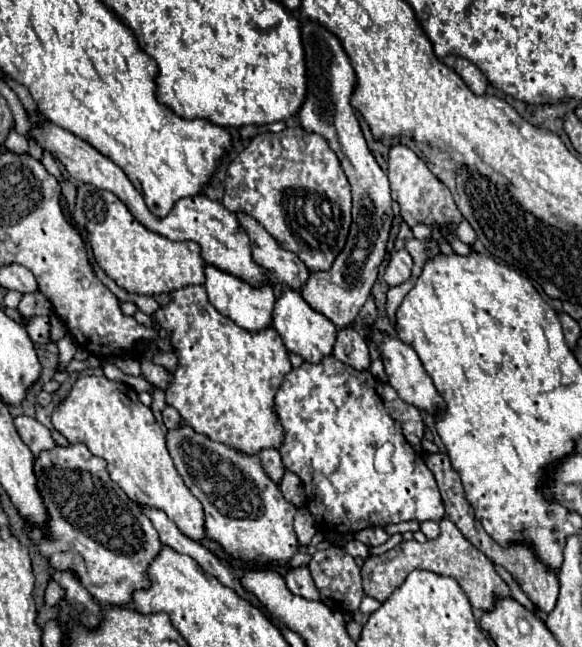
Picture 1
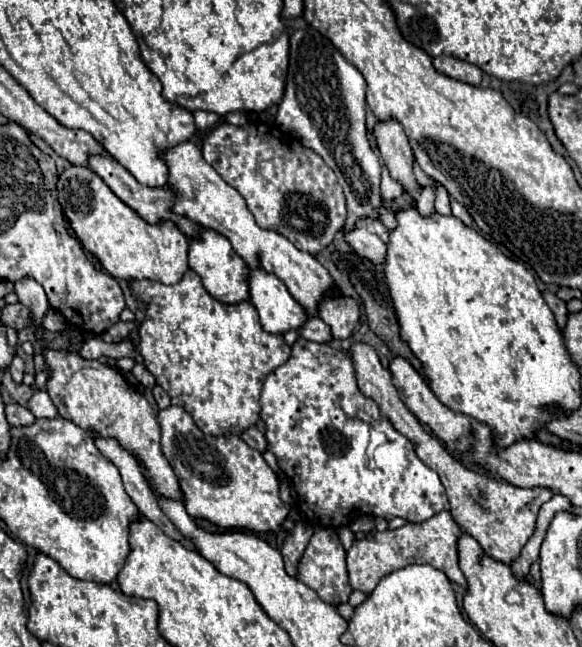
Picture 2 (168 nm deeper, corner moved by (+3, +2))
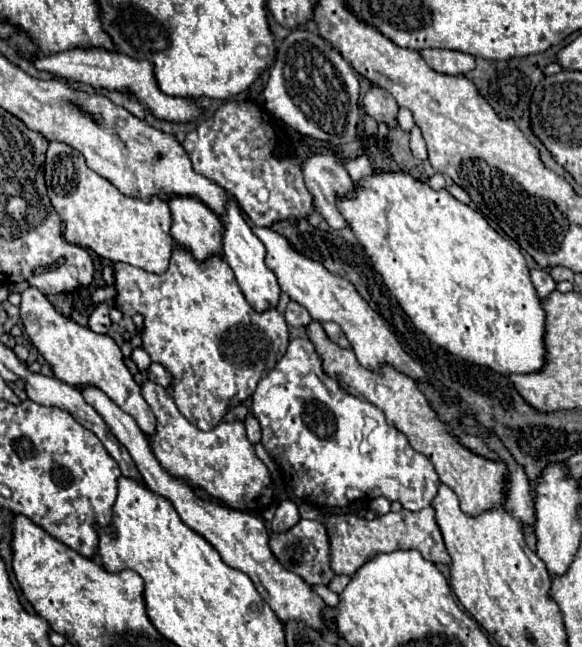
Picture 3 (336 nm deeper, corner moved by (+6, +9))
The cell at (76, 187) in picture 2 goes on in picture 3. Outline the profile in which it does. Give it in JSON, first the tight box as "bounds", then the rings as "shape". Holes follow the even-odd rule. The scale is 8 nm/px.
{"bounds":[44,141,174,273],"shape":[[[50,141],[48,151],[46,151],[44,173],[46,173],[48,197],[64,223],[64,237],[70,243],[92,249],[96,255],[106,257],[112,263],[116,263],[116,261],[130,263],[130,265],[140,267],[150,273],[164,273],[168,269],[174,239],[170,235],[170,209],[164,199],[152,197],[150,201],[144,201],[140,197],[128,197],[128,195],[120,193],[108,179],[104,179],[98,173],[94,173],[92,169],[88,169],[82,153],[78,153],[76,149],[68,147],[60,141]]]}

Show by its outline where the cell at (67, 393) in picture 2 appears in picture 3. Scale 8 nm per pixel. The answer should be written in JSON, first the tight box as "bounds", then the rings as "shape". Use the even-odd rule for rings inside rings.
{"bounds":[20,287,156,435],"shape":[[[28,287],[22,293],[20,317],[24,323],[24,331],[44,355],[44,359],[52,365],[52,373],[56,379],[76,389],[80,389],[82,385],[94,385],[102,389],[122,411],[130,413],[136,419],[136,423],[146,435],[154,433],[156,419],[140,393],[140,385],[134,381],[132,373],[124,365],[124,355],[112,337],[94,333],[92,329],[78,325],[72,317],[64,317],[36,287]]]}

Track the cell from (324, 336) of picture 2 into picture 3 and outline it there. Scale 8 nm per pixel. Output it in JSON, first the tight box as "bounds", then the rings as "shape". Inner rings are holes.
{"bounds":[284,301,312,327],"shape":[[[290,301],[290,303],[288,303],[286,313],[284,313],[284,319],[286,319],[286,323],[292,325],[292,327],[304,327],[304,325],[308,325],[308,323],[312,321],[310,313],[308,313],[300,303],[296,303],[296,301]]]}

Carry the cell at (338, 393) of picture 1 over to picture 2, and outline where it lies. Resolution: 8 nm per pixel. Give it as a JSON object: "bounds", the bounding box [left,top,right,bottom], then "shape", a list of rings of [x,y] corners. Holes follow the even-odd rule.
{"bounds":[261,338,449,528],"shape":[[[299,338],[293,344],[291,358],[265,380],[261,392],[261,418],[265,422],[269,450],[277,456],[281,470],[293,482],[301,510],[311,526],[341,528],[351,524],[357,516],[385,518],[387,522],[399,516],[409,522],[423,522],[449,510],[449,500],[437,472],[417,458],[413,444],[395,430],[391,420],[381,414],[371,398],[359,392],[351,358],[329,344],[317,344],[305,338]],[[372,432],[382,432],[387,439],[374,447],[373,458],[368,454]]]}

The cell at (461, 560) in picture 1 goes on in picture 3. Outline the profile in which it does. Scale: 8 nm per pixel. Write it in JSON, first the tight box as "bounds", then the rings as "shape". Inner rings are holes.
{"bounds":[324,507,450,575],"shape":[[[426,507],[418,513],[412,511],[398,511],[386,513],[372,521],[362,519],[354,513],[346,515],[324,515],[324,525],[330,539],[330,567],[334,573],[354,575],[362,563],[366,563],[376,553],[390,553],[396,549],[418,549],[424,559],[432,563],[448,563],[450,557],[446,553],[442,533],[434,519],[434,509]]]}

